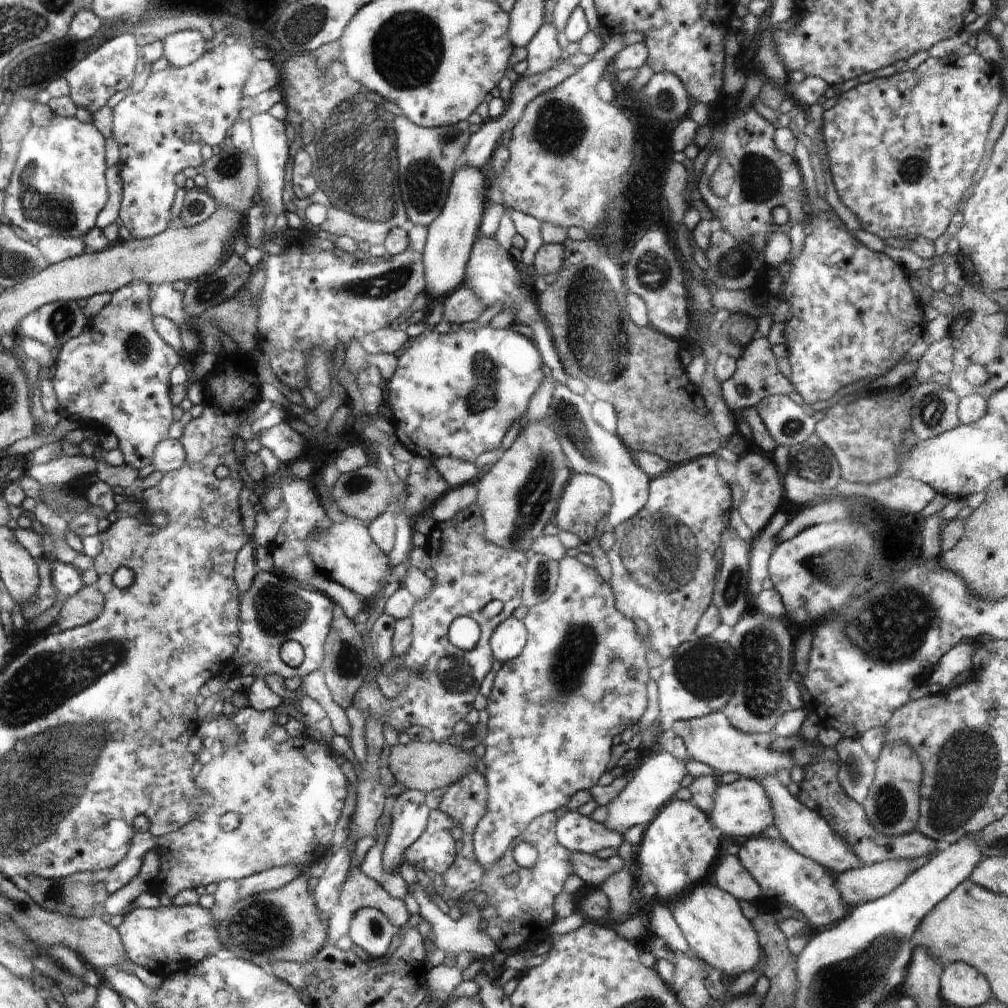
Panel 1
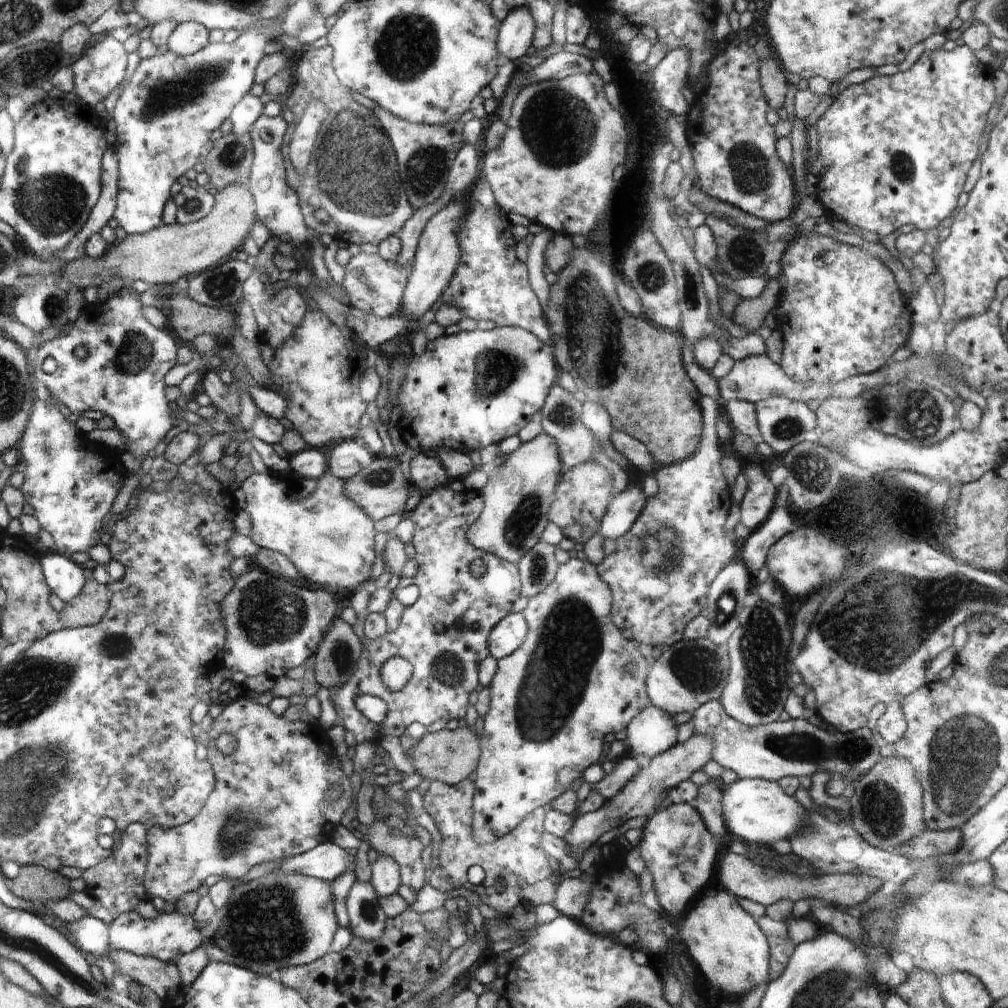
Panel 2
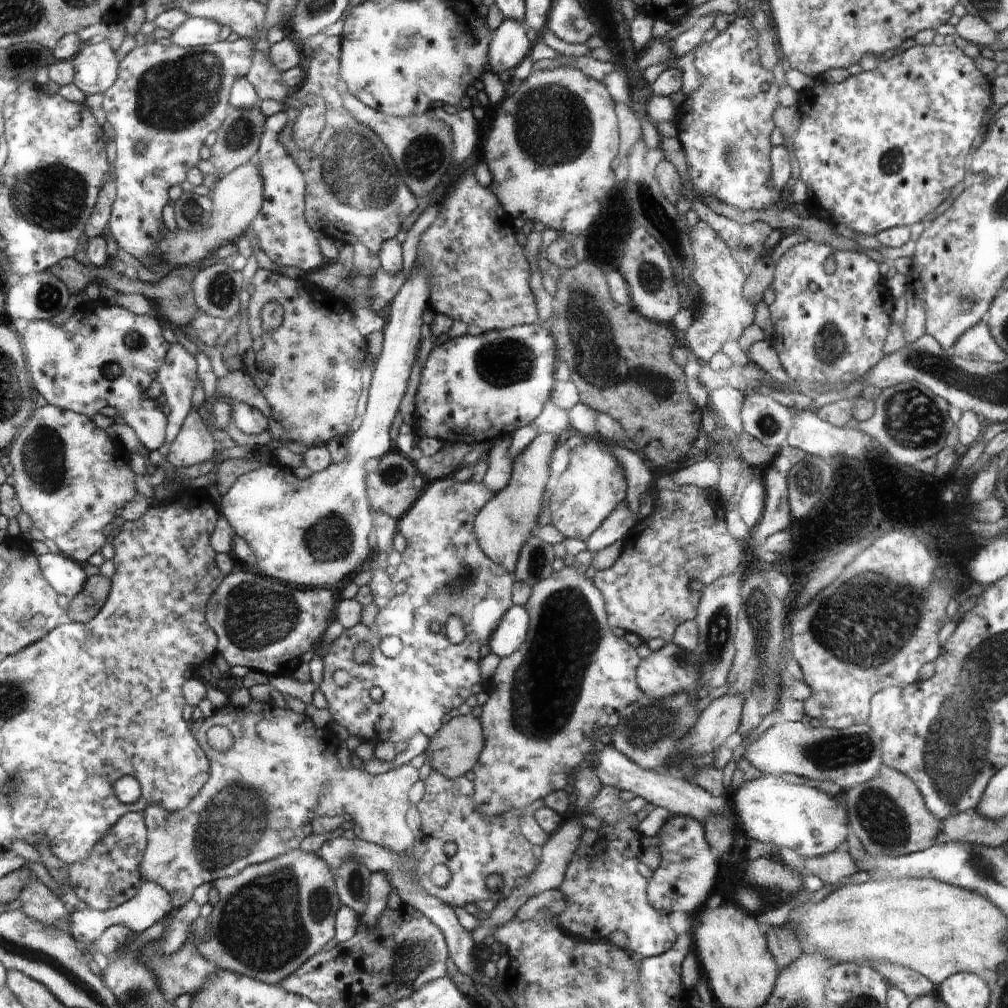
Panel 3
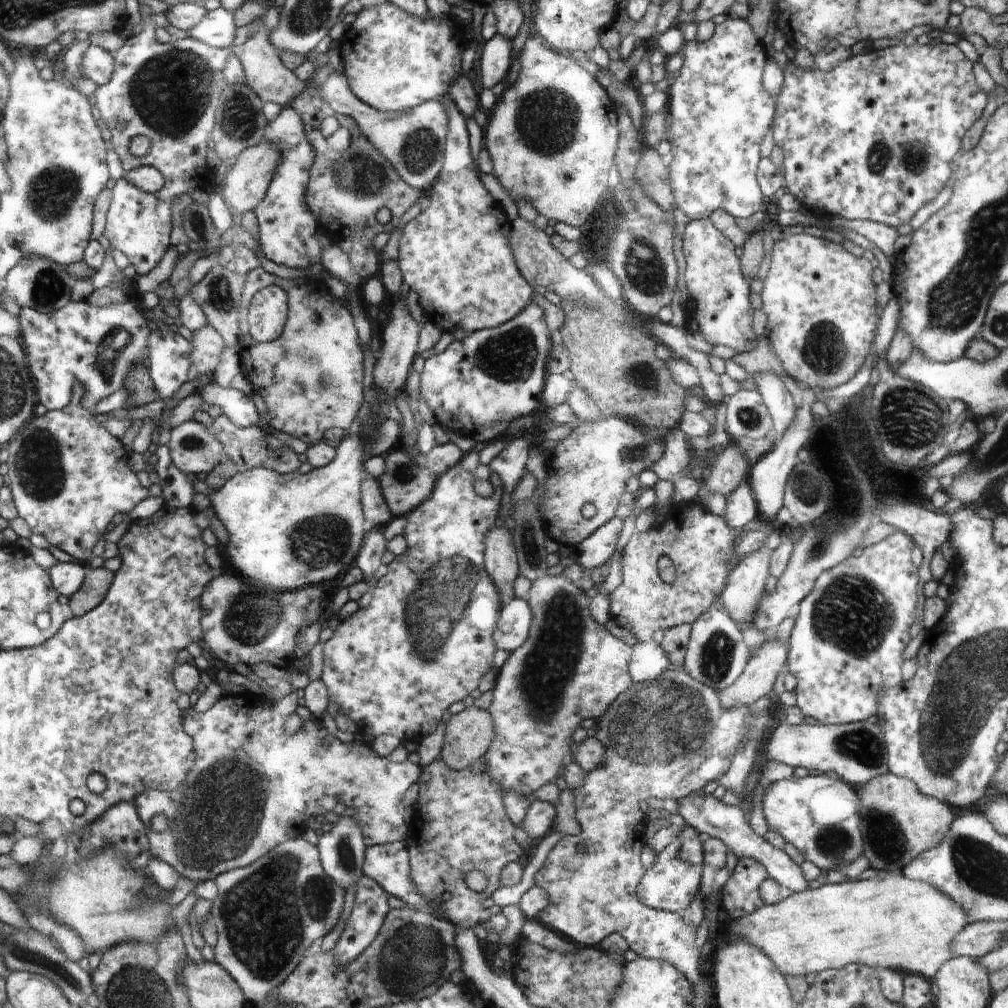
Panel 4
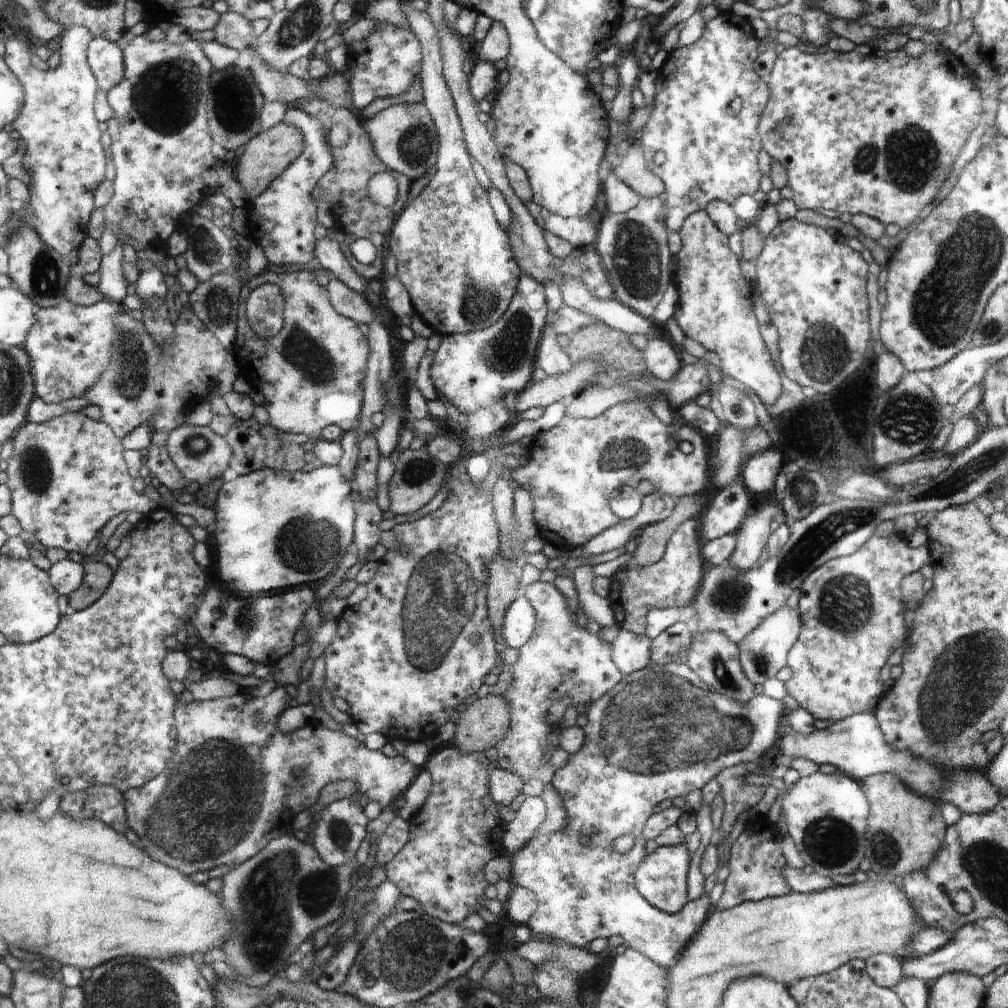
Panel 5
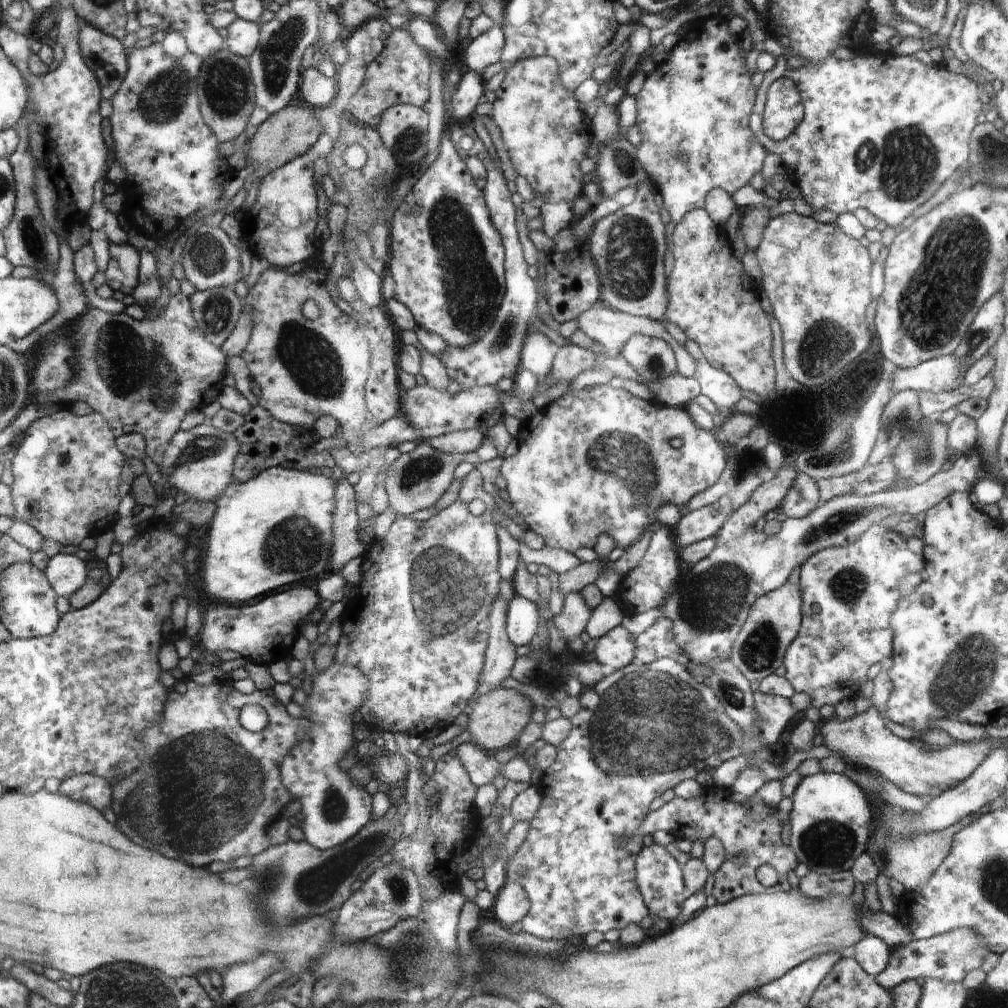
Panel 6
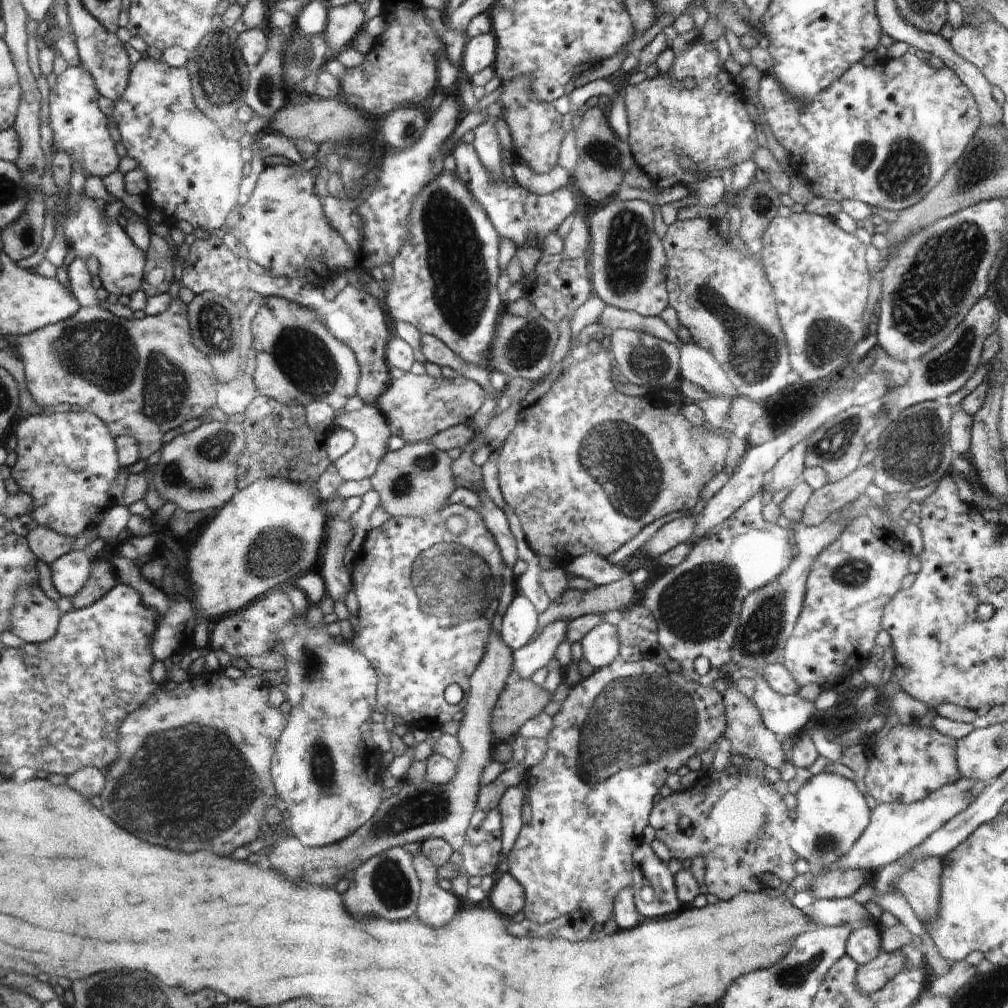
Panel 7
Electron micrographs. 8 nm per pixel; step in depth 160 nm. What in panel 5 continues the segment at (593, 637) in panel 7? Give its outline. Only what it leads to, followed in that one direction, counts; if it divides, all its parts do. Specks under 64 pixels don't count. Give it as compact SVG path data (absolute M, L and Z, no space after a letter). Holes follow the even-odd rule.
M620 628L618 637L611 642L613 661L618 662L621 673L630 674L634 670L646 668L650 664L651 639Z

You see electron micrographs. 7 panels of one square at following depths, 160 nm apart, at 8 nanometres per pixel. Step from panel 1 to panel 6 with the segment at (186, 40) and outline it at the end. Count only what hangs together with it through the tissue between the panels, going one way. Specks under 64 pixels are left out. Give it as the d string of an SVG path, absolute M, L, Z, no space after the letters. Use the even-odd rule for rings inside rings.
M236 17L226 27L227 49L242 57L250 56L259 43L257 23Z

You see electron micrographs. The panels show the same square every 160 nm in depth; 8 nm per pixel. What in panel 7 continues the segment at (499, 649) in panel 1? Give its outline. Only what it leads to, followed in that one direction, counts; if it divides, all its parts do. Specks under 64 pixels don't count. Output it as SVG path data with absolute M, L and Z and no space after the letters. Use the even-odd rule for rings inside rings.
M517 593L500 624L500 635L512 651L522 648L537 635L539 612L524 595Z

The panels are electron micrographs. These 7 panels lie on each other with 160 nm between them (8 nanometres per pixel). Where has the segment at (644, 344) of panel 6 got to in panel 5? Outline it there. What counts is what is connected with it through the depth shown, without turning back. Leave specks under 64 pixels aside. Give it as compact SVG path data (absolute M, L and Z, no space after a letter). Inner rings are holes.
M648 338L649 342L644 352L647 354L647 364L650 365L652 376L661 381L672 380L680 366L681 352L666 340Z

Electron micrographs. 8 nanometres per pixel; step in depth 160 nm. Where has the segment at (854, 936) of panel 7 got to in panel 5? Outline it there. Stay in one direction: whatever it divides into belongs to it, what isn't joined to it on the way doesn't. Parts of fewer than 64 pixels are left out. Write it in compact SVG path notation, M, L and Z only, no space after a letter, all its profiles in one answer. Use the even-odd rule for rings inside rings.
M878 953L867 958L864 962L867 973L875 980L876 984L891 989L903 979L901 961L894 955Z

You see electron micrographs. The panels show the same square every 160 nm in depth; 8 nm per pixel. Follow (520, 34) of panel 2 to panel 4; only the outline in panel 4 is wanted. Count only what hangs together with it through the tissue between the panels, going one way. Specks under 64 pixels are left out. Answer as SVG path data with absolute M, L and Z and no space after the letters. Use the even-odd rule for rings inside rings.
M498 33L485 42L482 54L477 82L479 91L492 88L500 81L505 82L508 70L515 62L512 56L512 40Z

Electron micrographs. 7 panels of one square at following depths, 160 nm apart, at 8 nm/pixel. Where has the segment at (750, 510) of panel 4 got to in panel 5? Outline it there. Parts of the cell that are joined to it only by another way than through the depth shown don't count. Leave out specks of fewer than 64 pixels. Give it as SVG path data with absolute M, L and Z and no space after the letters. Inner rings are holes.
M730 484L710 500L707 511L701 516L701 529L705 541L717 539L718 536L729 535L742 526L748 508L746 486Z

